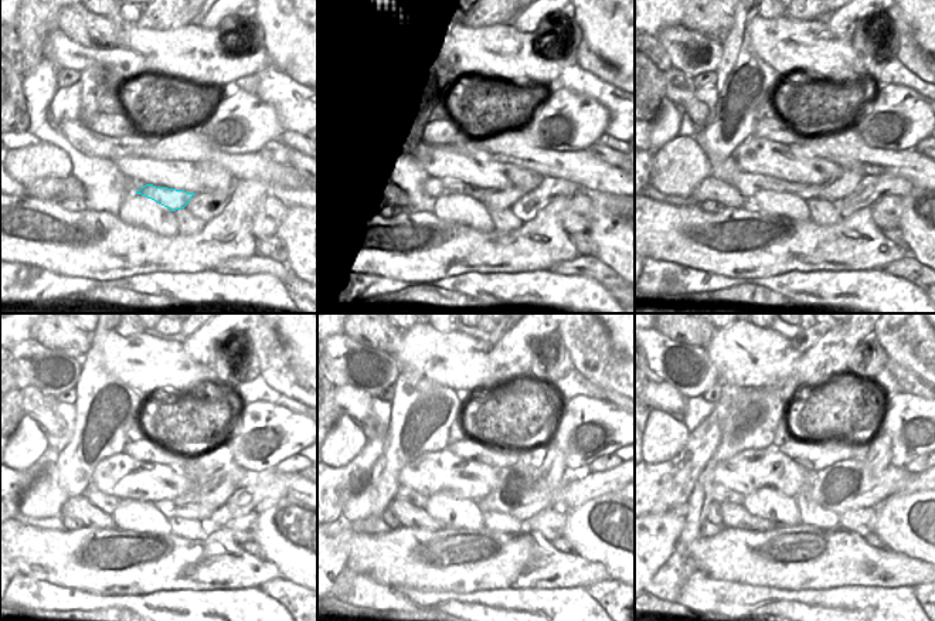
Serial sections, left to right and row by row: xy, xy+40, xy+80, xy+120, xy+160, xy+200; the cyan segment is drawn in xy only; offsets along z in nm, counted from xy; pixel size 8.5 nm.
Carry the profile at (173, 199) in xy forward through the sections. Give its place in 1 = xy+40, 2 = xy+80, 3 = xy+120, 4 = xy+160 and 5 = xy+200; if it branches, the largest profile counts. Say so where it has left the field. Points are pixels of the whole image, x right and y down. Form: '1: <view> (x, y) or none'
1: xy+40 (495, 200)
2: xy+80 (843, 186)
3: xy+120 (208, 489)
4: xy+160 (523, 491)
5: xy+200 (846, 485)

